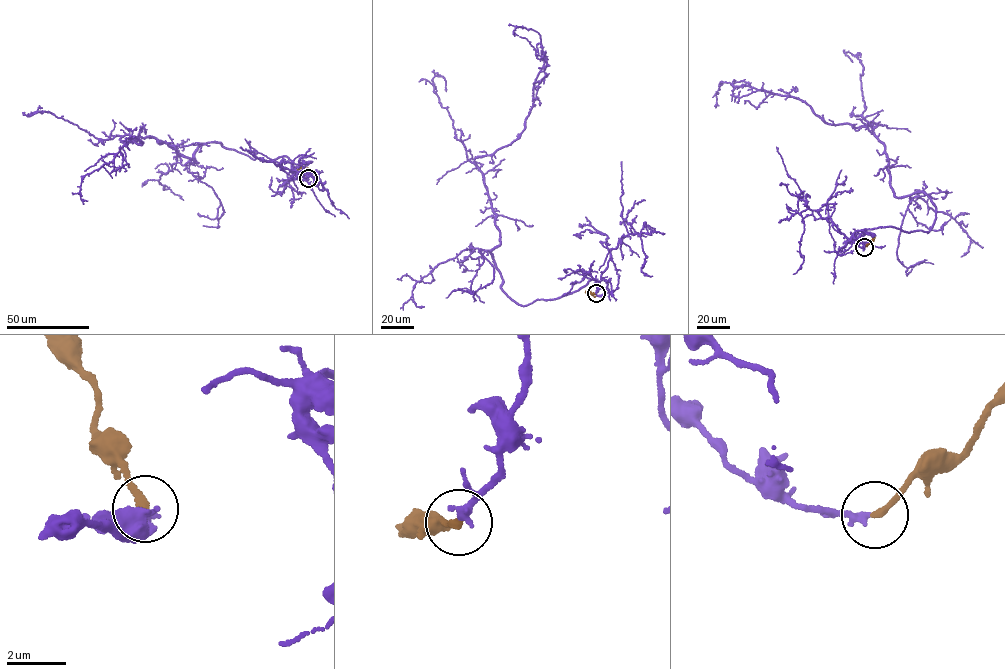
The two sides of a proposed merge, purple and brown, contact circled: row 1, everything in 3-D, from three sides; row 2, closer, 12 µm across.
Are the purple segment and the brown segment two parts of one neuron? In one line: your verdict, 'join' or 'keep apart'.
join

